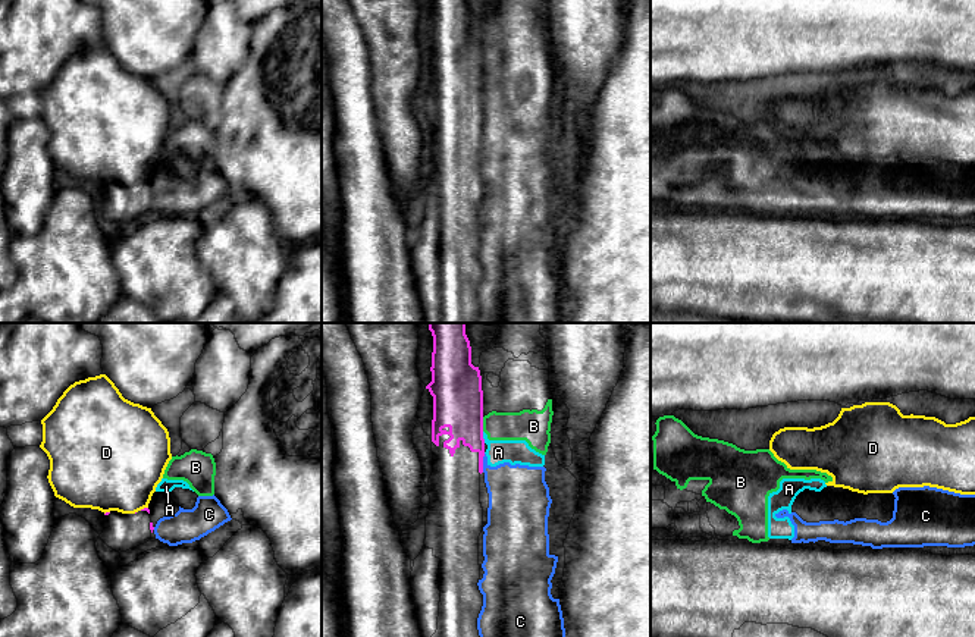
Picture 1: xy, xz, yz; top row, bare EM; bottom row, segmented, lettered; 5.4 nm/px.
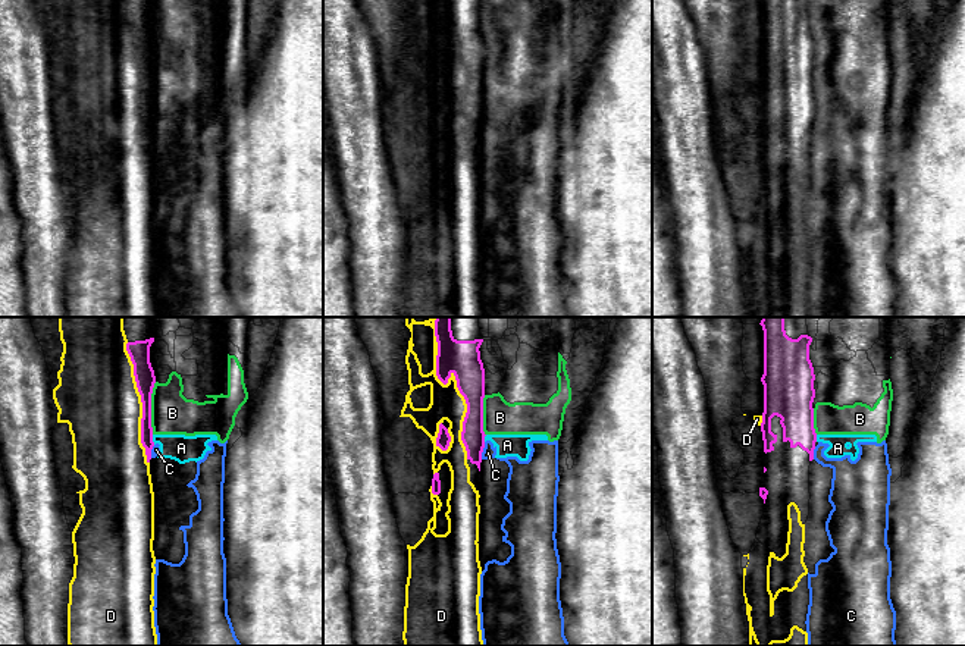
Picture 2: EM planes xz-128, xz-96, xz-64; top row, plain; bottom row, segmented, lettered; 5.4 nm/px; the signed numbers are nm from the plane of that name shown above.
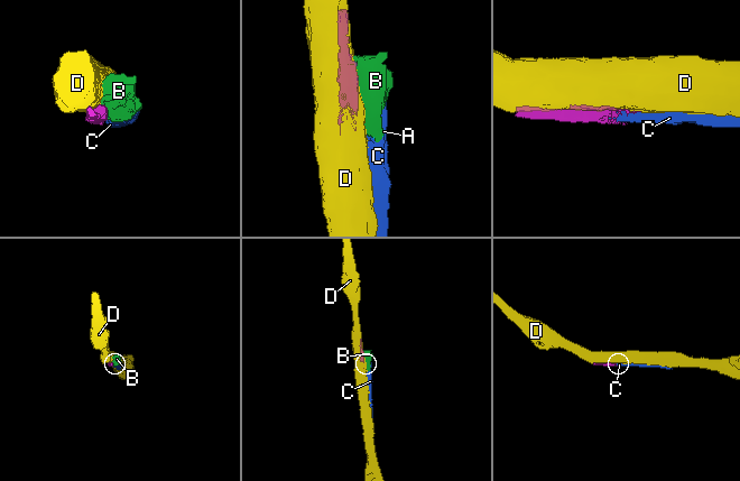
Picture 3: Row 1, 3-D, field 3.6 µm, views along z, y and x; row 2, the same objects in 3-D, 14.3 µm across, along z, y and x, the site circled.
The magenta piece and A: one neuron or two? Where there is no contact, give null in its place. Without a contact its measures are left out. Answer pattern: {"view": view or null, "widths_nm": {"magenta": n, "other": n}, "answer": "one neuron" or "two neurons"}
{"view": "xz", "widths_nm": {"magenta": 280, "other": 130}, "answer": "two neurons"}

